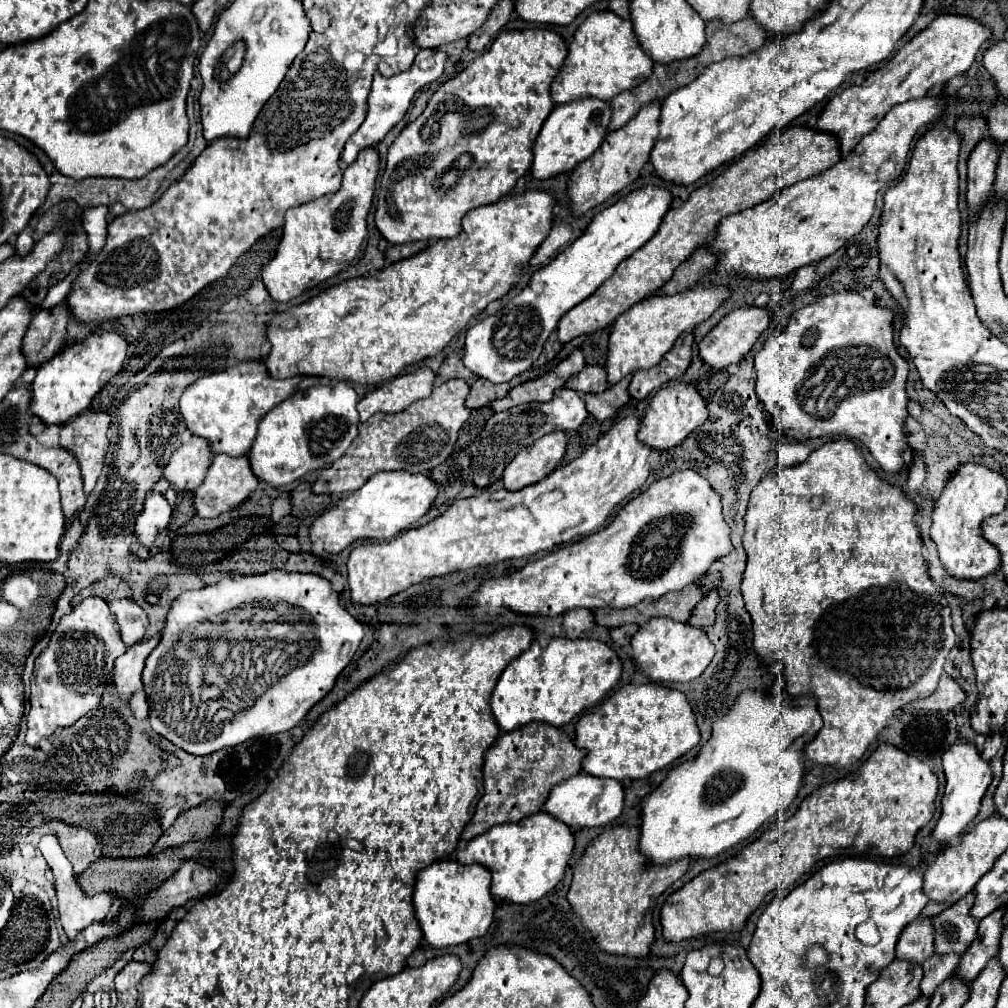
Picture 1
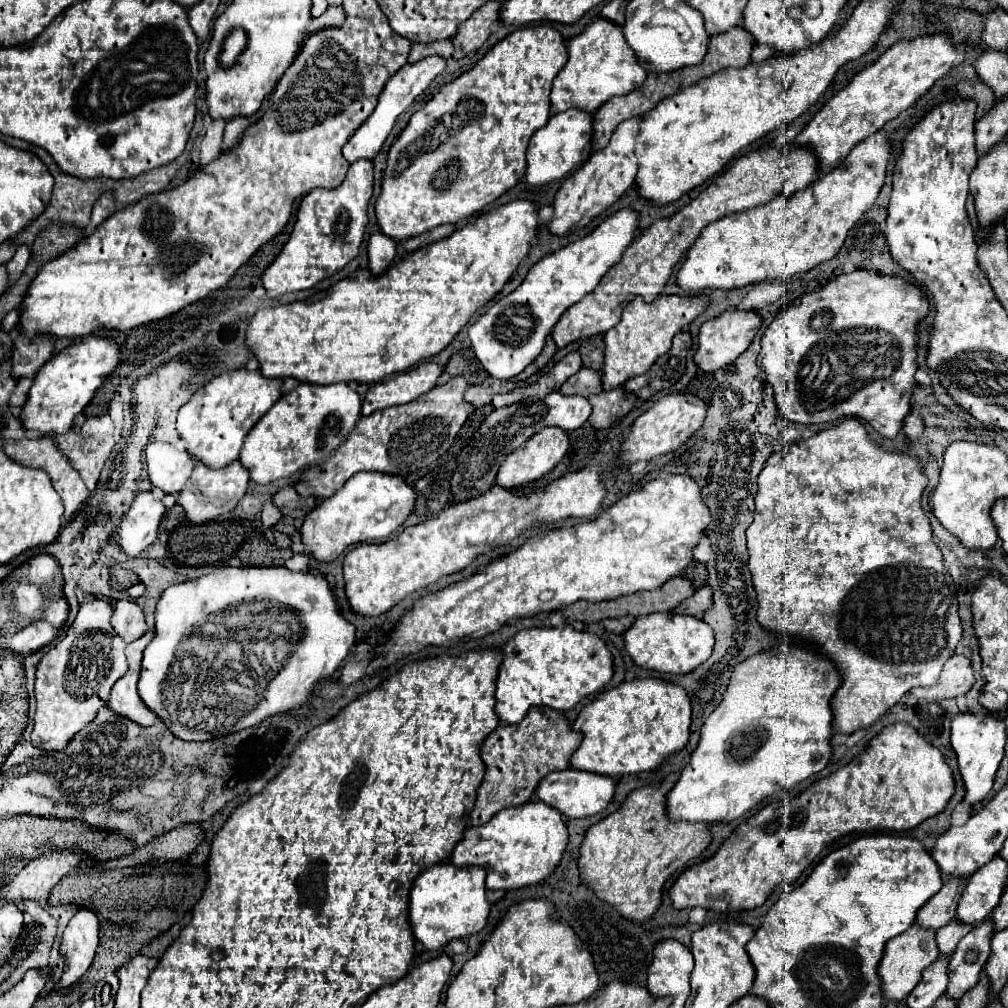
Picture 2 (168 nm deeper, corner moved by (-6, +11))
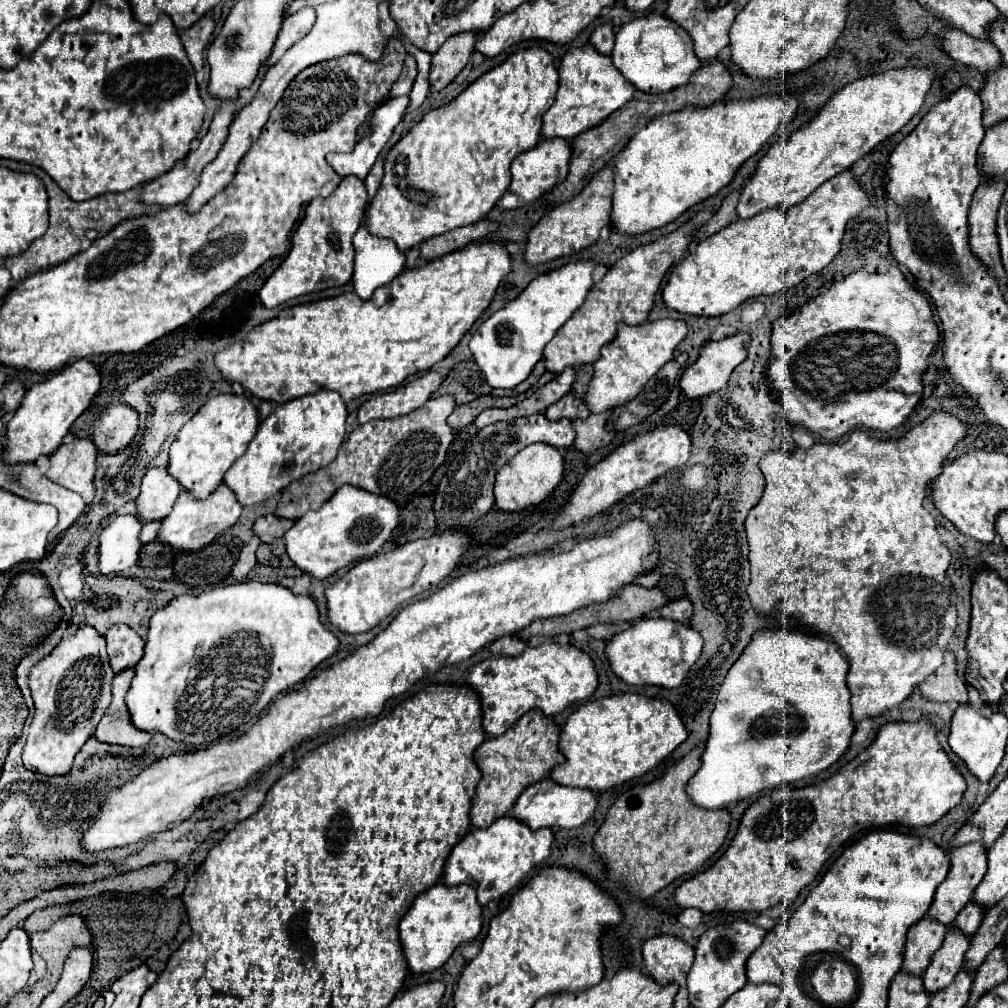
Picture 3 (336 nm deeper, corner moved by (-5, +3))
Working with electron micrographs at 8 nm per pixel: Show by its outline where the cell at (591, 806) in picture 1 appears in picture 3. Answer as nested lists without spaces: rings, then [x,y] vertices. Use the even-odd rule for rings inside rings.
[[[545,778],[545,780],[535,782],[533,786],[529,786],[521,792],[521,798],[517,798],[517,802],[513,804],[511,816],[519,818],[531,830],[539,830],[539,828],[577,828],[593,816],[595,808],[597,808],[597,798],[591,790],[565,788],[565,786],[555,784],[549,778]]]

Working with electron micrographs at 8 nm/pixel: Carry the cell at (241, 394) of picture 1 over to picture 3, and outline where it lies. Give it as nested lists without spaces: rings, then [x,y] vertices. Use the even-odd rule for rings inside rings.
[[[219,394],[207,400],[199,412],[181,428],[169,450],[169,474],[195,500],[205,500],[223,482],[223,474],[247,450],[259,426],[257,410],[247,396]]]

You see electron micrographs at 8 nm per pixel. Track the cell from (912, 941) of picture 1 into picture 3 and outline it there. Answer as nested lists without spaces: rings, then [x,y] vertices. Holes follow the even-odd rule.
[[[969,842],[965,846],[957,846],[949,852],[949,858],[951,858],[951,868],[949,868],[949,874],[947,878],[939,884],[937,892],[935,892],[935,898],[933,898],[933,904],[929,908],[929,918],[949,926],[955,916],[959,914],[959,910],[971,900],[975,888],[979,886],[979,882],[983,880],[985,872],[987,872],[987,852],[985,852],[985,842]]]

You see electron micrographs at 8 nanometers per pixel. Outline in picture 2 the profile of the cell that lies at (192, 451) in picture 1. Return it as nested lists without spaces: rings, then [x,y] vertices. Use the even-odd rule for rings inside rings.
[[[162,442],[148,444],[146,460],[148,460],[148,478],[150,478],[152,486],[162,488],[168,494],[178,494],[182,490],[182,486],[190,478],[194,464],[196,464],[196,460],[194,460],[194,456],[190,456],[190,452],[176,450],[172,444],[162,444]]]

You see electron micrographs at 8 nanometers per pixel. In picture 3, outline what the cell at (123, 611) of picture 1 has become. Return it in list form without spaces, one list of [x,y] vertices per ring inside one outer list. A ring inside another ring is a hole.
[[[121,624],[111,626],[109,632],[105,634],[105,640],[107,640],[109,664],[115,674],[133,668],[141,660],[145,642],[141,636],[129,630],[129,626],[121,626]]]

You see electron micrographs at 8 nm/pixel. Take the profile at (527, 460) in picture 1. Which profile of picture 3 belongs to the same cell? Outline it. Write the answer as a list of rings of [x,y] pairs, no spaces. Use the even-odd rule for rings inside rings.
[[[541,444],[527,446],[525,450],[521,450],[521,454],[513,456],[513,462],[505,464],[497,472],[495,490],[493,490],[495,508],[503,512],[517,512],[527,506],[539,504],[555,490],[561,478],[563,478],[563,458],[557,450],[553,450],[553,446],[541,446]]]

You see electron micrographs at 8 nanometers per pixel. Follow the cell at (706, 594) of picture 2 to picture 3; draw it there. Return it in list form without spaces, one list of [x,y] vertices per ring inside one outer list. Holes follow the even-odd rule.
[[[679,598],[679,600],[667,602],[667,606],[663,606],[659,612],[661,612],[661,616],[671,618],[671,620],[675,620],[675,622],[689,624],[689,618],[691,618],[691,614],[693,614],[693,604],[691,604],[687,598]]]

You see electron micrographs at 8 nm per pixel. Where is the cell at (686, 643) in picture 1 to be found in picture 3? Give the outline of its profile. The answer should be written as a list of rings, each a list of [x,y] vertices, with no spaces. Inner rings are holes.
[[[643,618],[607,640],[605,654],[613,674],[631,686],[655,684],[663,688],[677,688],[693,662],[701,656],[701,646],[701,636],[681,622],[667,618]]]

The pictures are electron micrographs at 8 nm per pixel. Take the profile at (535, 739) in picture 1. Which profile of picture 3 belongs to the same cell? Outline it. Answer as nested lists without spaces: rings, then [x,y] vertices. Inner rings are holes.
[[[537,708],[523,714],[505,734],[487,738],[475,750],[473,758],[481,770],[481,782],[471,808],[471,824],[475,828],[485,828],[493,820],[511,814],[515,800],[527,786],[547,778],[557,764],[565,762],[565,756],[559,750],[559,728],[555,726],[553,718],[545,716]]]

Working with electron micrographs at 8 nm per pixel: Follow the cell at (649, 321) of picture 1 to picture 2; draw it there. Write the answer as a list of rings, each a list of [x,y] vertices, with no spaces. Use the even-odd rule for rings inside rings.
[[[662,294],[654,302],[644,302],[636,296],[622,312],[622,320],[618,326],[610,328],[604,334],[606,350],[604,350],[604,370],[602,382],[604,390],[622,386],[630,376],[644,374],[662,354],[666,354],[672,346],[674,334],[684,330],[704,308],[710,304],[708,296],[678,296],[678,294]]]

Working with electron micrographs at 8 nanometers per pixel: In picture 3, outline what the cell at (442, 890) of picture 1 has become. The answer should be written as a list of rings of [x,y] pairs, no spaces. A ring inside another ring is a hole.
[[[437,884],[425,894],[419,894],[407,914],[399,924],[399,940],[403,946],[403,954],[407,958],[409,970],[415,974],[425,974],[441,968],[449,956],[461,944],[467,944],[477,938],[481,932],[481,906],[477,902],[477,892],[473,886],[445,886]]]

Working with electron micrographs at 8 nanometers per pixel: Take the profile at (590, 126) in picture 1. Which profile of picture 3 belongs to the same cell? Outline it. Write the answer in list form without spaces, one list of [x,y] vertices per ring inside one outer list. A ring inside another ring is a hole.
[[[543,140],[537,144],[537,148],[527,150],[525,154],[519,154],[515,158],[515,162],[511,164],[511,186],[509,190],[501,196],[501,200],[497,202],[499,210],[515,210],[521,208],[537,198],[541,198],[543,194],[547,194],[553,186],[557,186],[559,182],[565,180],[567,170],[569,170],[569,158],[571,158],[571,148],[565,140]]]

